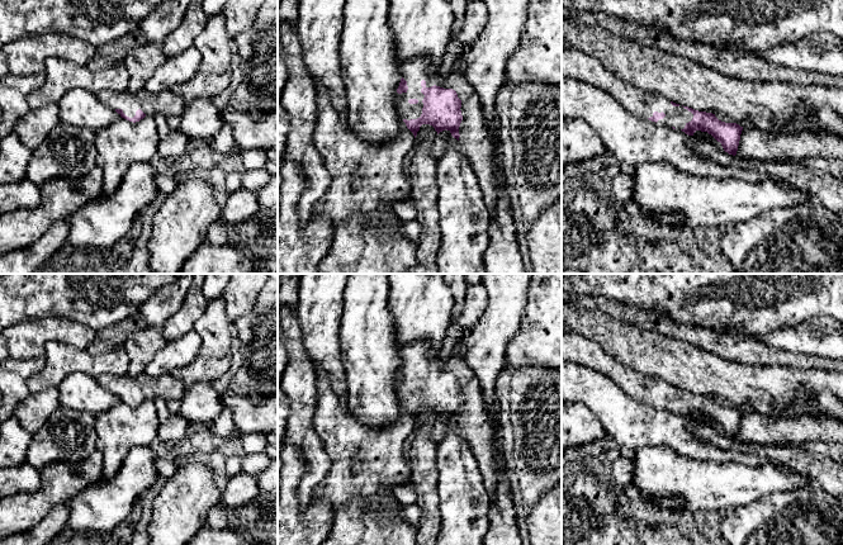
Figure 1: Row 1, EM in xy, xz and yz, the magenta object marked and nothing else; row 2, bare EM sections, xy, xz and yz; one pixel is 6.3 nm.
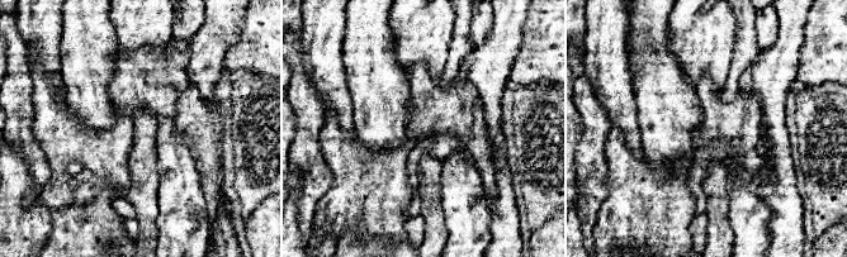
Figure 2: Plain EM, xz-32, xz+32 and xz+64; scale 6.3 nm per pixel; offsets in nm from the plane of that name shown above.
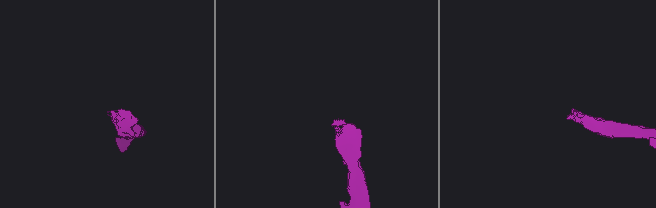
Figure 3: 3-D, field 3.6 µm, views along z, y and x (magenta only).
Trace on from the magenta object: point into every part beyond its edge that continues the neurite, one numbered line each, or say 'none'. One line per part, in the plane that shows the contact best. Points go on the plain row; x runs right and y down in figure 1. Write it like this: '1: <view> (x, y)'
1: xz (413, 355)

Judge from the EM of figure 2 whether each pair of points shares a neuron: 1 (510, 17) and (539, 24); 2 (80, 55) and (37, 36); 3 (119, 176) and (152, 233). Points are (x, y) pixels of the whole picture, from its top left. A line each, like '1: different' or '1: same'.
1: different
2: different
3: different

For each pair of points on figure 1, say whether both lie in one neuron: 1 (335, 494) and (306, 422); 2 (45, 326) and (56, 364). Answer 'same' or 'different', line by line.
1: different
2: different

